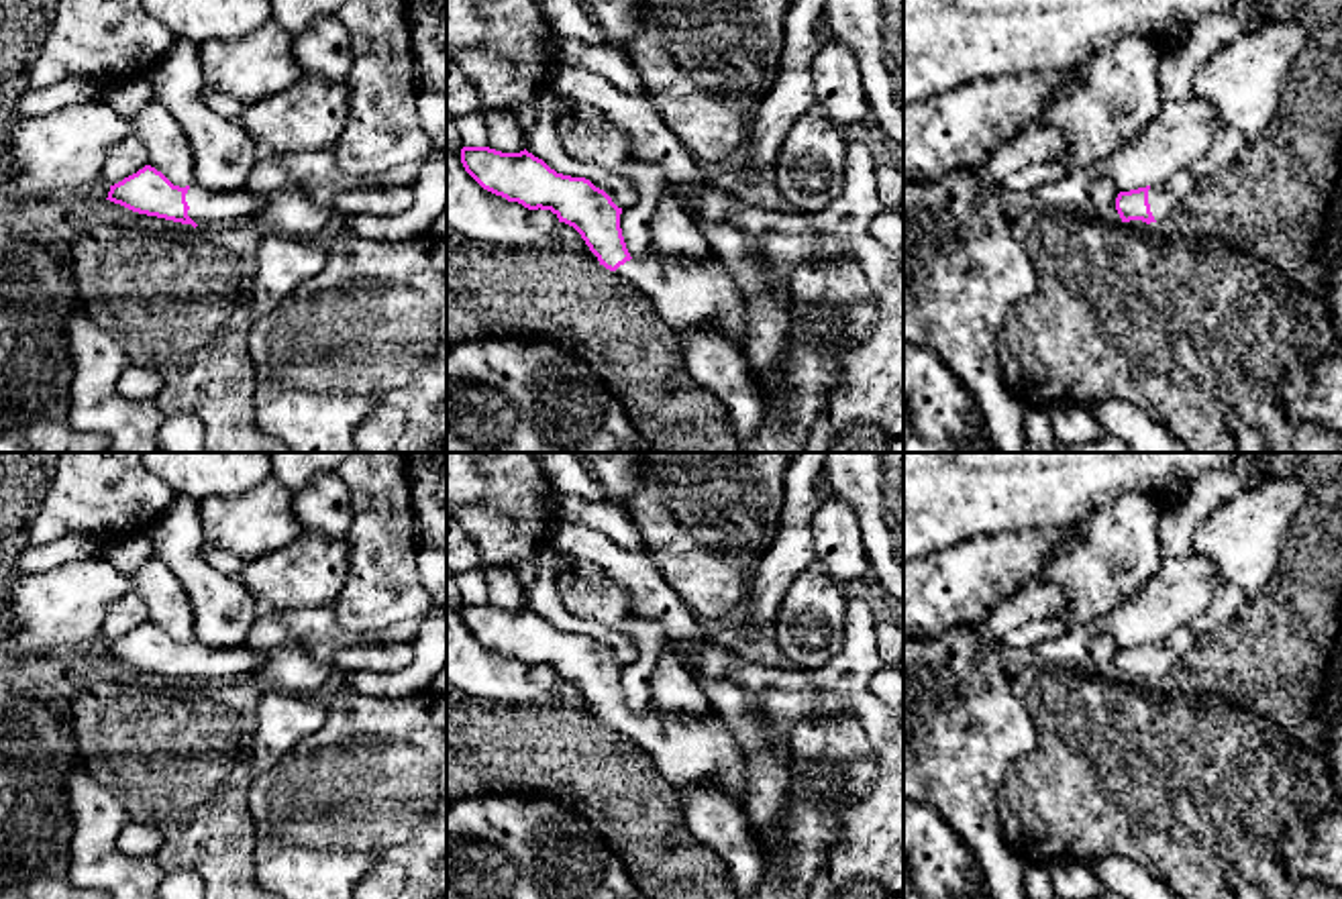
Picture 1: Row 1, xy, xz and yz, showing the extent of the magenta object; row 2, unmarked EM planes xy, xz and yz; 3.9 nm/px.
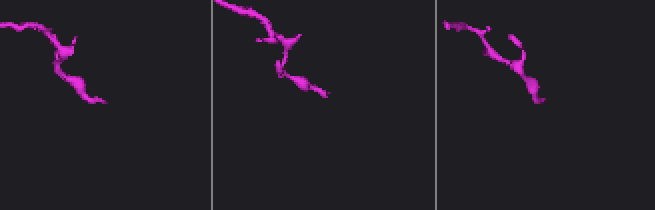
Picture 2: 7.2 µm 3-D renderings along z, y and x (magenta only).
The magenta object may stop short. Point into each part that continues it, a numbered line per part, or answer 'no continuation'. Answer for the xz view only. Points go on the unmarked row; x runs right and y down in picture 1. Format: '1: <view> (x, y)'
1: xz (688, 753)

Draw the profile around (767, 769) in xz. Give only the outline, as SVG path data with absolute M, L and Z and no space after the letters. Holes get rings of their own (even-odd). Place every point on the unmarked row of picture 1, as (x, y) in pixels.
M669 640L667 646L738 742L744 758L744 809L761 844L779 858L779 811L793 773L787 750L773 742L773 728L744 689L728 679L704 675L689 644Z

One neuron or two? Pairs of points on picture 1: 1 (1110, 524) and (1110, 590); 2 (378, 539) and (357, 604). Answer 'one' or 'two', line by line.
1: one
2: one

